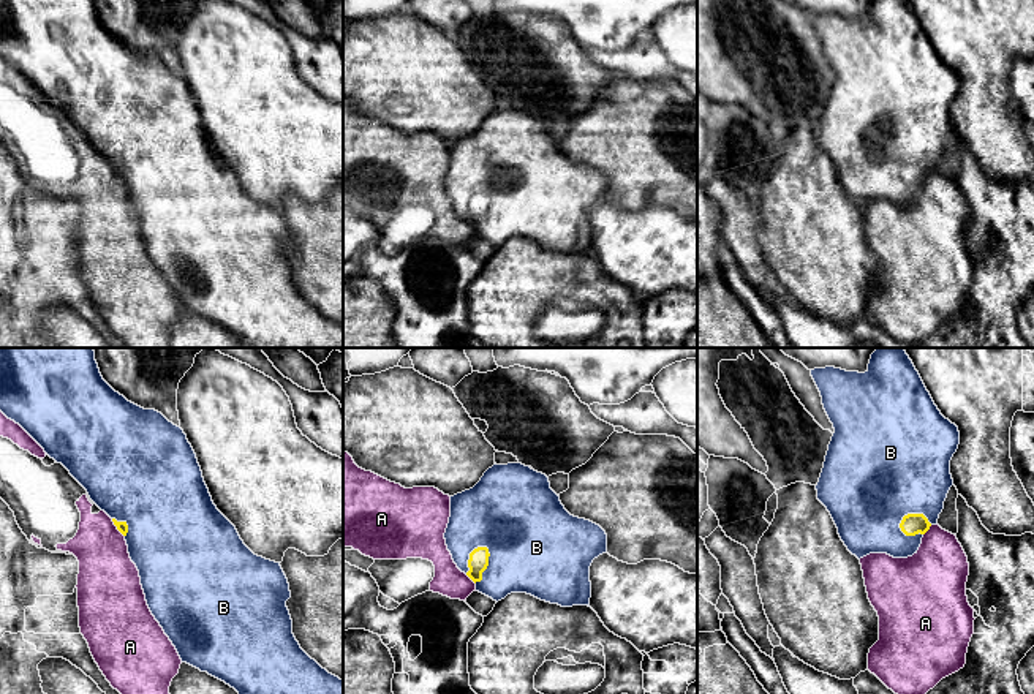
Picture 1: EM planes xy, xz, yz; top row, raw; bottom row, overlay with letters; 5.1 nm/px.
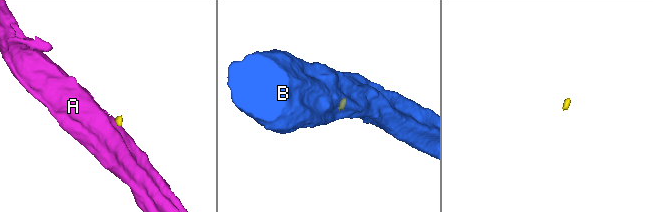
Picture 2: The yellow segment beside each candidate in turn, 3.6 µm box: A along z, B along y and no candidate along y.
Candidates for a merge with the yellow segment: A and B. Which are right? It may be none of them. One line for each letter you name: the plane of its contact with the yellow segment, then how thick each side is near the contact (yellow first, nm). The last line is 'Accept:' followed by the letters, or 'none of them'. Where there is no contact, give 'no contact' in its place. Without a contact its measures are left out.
B: xz | 100/460 nm
Accept: B

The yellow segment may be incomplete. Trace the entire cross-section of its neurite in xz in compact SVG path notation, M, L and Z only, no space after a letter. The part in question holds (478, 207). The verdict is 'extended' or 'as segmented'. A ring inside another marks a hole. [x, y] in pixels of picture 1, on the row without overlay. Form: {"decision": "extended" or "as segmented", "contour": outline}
{"decision": "extended", "contour": "M495 109L473 134L451 142L444 185L454 209L476 229L476 237L496 248L511 239L526 239L561 253L590 253L590 212L607 198L606 177L590 166L571 161L550 134L549 123L522 109Z"}

